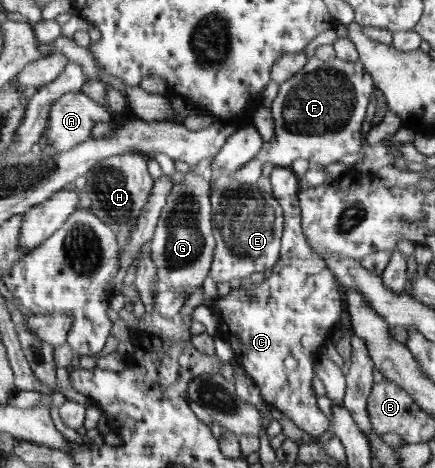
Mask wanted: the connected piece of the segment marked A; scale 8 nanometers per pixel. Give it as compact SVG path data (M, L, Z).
M73 91L56 100L49 113L49 120L48 130L39 140L40 147L41 149L52 147L56 151L62 152L74 149L74 146L79 146L82 142L88 142L92 138L93 127L98 122L109 122L111 113L98 102L88 98L82 91Z

